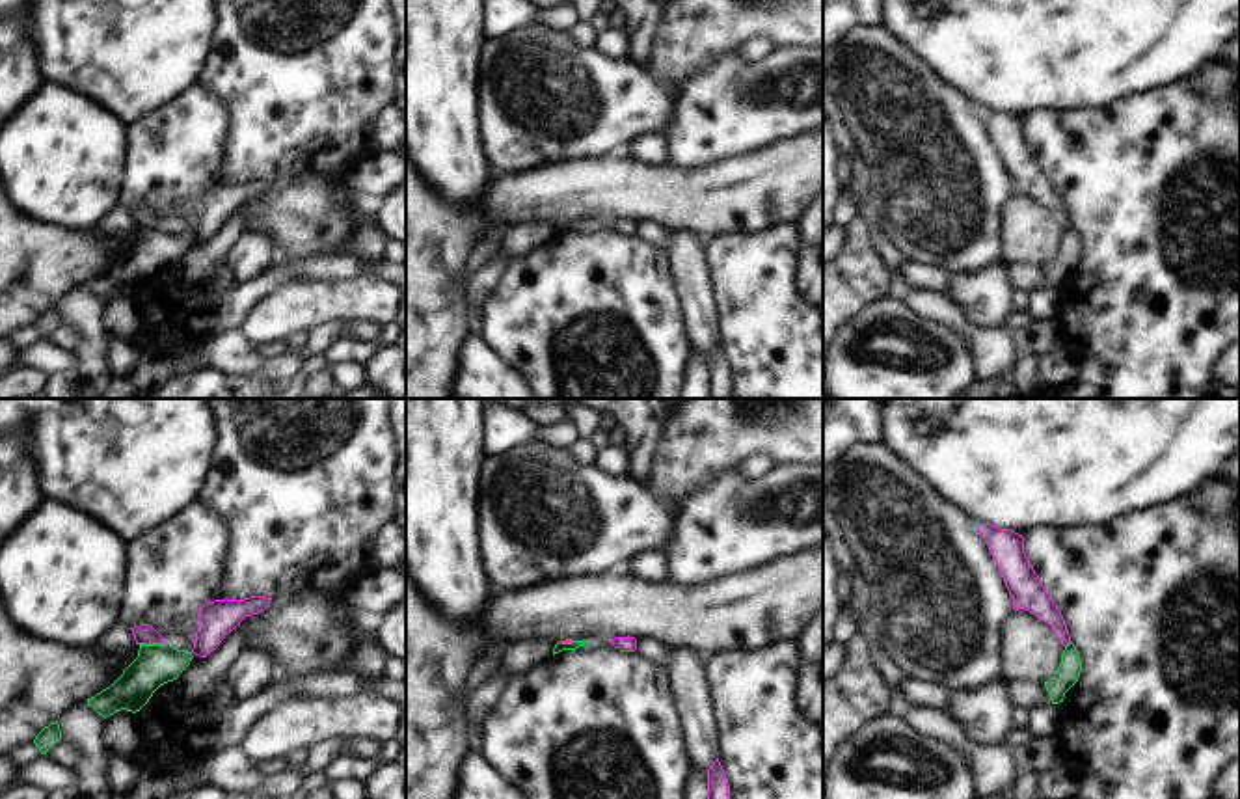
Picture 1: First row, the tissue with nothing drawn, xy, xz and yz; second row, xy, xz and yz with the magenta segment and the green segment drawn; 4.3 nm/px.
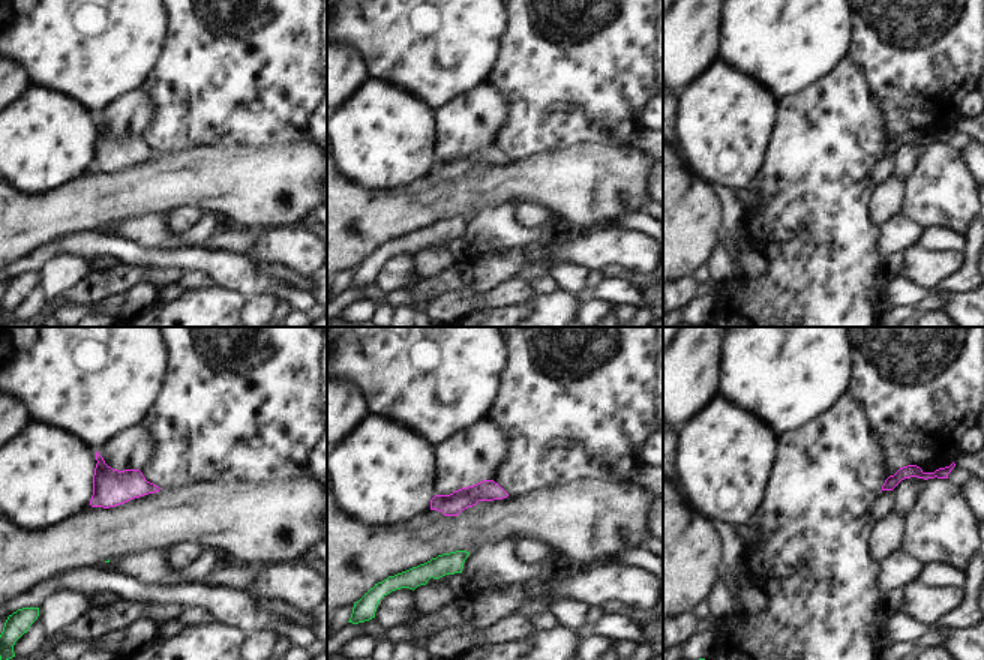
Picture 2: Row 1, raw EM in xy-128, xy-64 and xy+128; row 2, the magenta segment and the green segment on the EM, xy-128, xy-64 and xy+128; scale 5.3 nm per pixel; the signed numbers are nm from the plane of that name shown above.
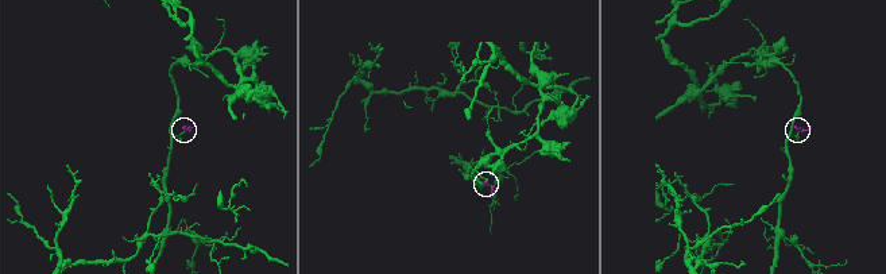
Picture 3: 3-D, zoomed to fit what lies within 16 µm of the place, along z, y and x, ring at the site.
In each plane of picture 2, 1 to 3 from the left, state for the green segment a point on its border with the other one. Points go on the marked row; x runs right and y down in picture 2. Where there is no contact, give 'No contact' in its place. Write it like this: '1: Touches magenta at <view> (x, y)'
1: No contact
2: No contact
3: No contact.

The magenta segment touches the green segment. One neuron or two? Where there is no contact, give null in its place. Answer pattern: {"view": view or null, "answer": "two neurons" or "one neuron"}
{"view": "xy", "answer": "two neurons"}

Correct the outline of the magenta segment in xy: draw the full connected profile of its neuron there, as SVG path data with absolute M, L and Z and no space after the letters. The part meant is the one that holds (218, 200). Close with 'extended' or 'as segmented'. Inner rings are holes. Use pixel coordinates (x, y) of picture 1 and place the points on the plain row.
M249 179L244 183L214 183L205 186L199 192L201 210L195 214L192 235L207 240L246 199L264 194L270 190L270 184L266 179Z | as segmented

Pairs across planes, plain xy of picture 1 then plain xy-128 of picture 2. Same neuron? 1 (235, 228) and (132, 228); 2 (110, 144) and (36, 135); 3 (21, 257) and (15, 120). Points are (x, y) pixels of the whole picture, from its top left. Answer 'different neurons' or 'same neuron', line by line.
1: same neuron
2: same neuron
3: different neurons

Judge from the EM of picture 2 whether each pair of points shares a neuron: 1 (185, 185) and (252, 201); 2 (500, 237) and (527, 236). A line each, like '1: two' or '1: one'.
1: one
2: one

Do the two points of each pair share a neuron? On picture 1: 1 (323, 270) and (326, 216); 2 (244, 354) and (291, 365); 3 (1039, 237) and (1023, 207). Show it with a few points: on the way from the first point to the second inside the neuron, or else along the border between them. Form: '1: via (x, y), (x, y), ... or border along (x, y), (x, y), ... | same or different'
1: border along (280, 252), (289, 257), (339, 254) | different
2: via (256, 364), (280, 365) | same
3: via (1032, 230), (1023, 215) | same

